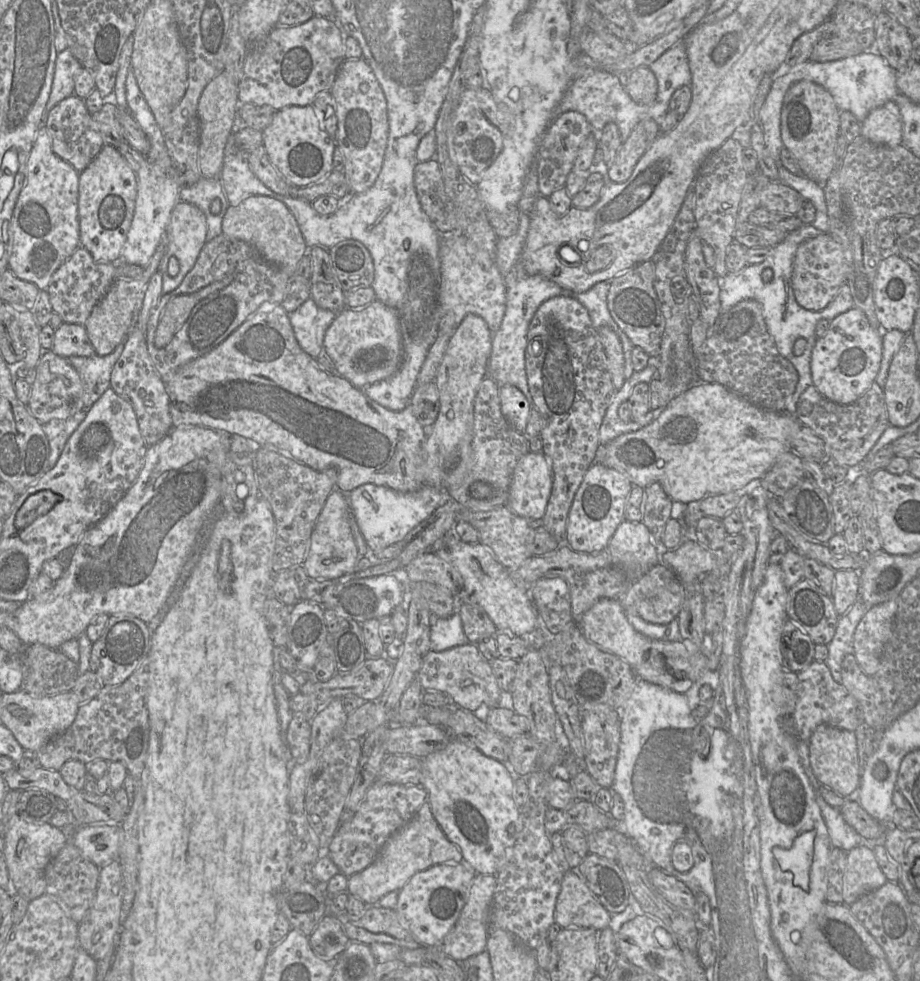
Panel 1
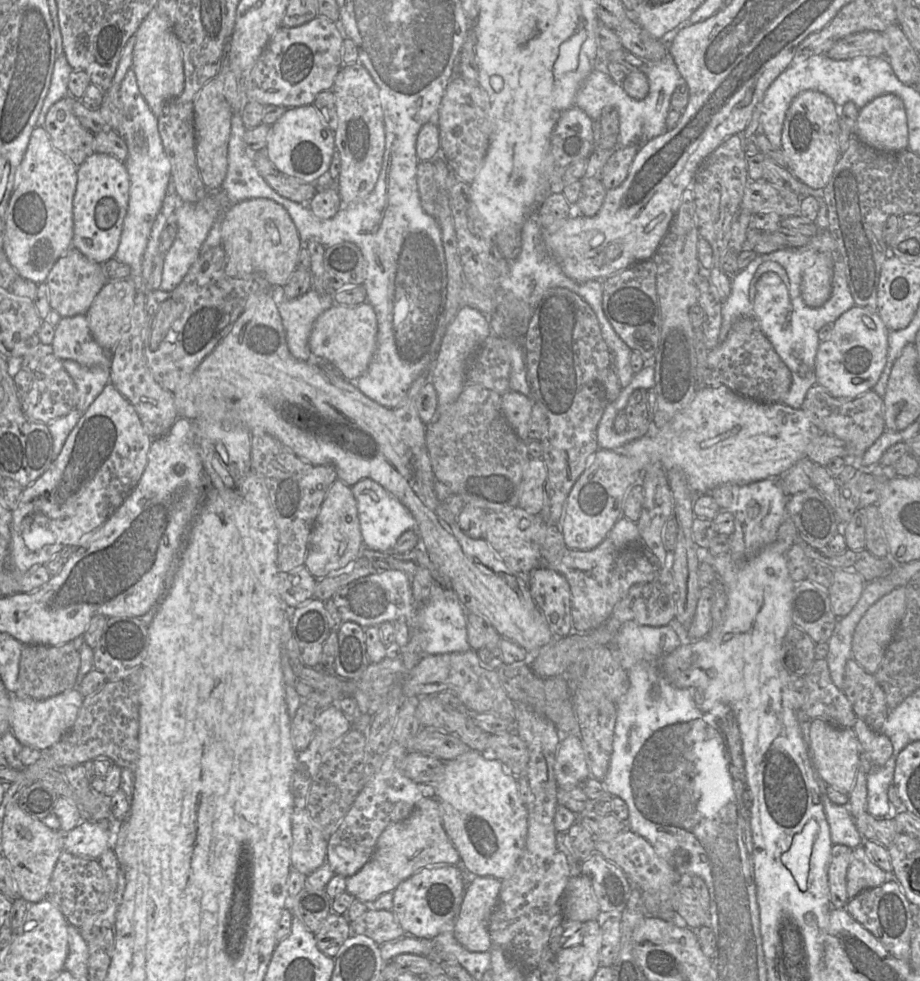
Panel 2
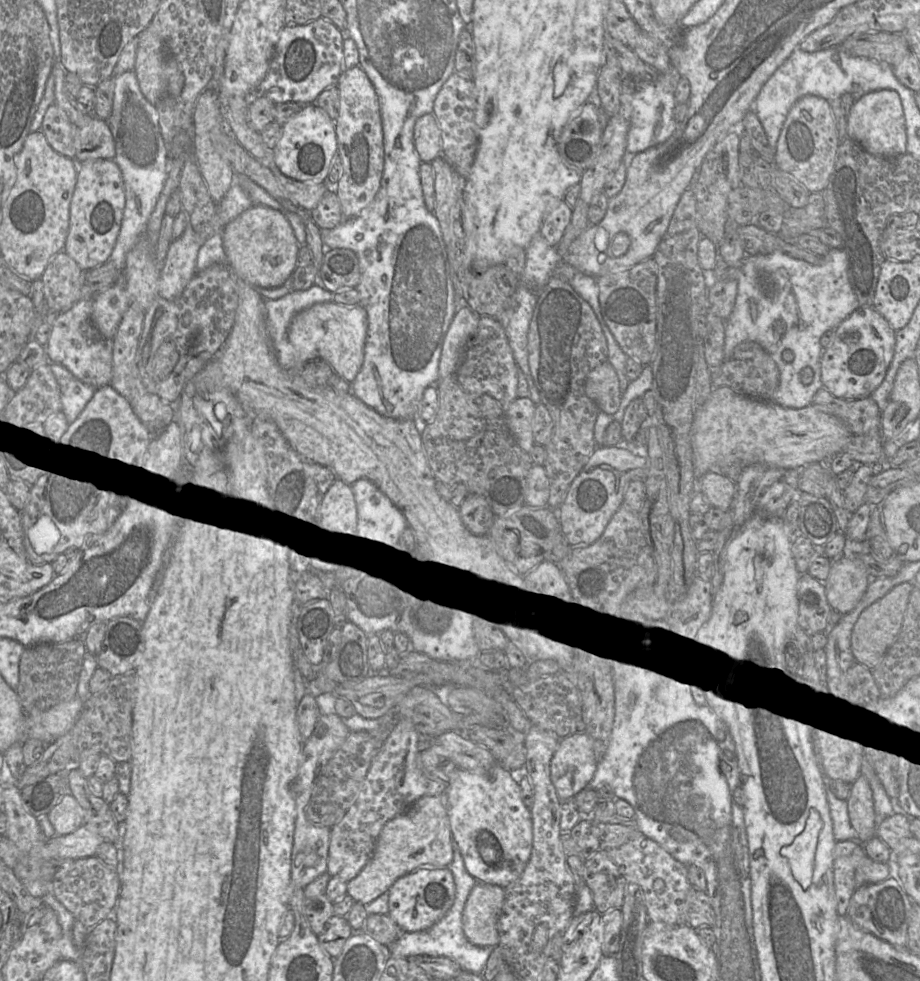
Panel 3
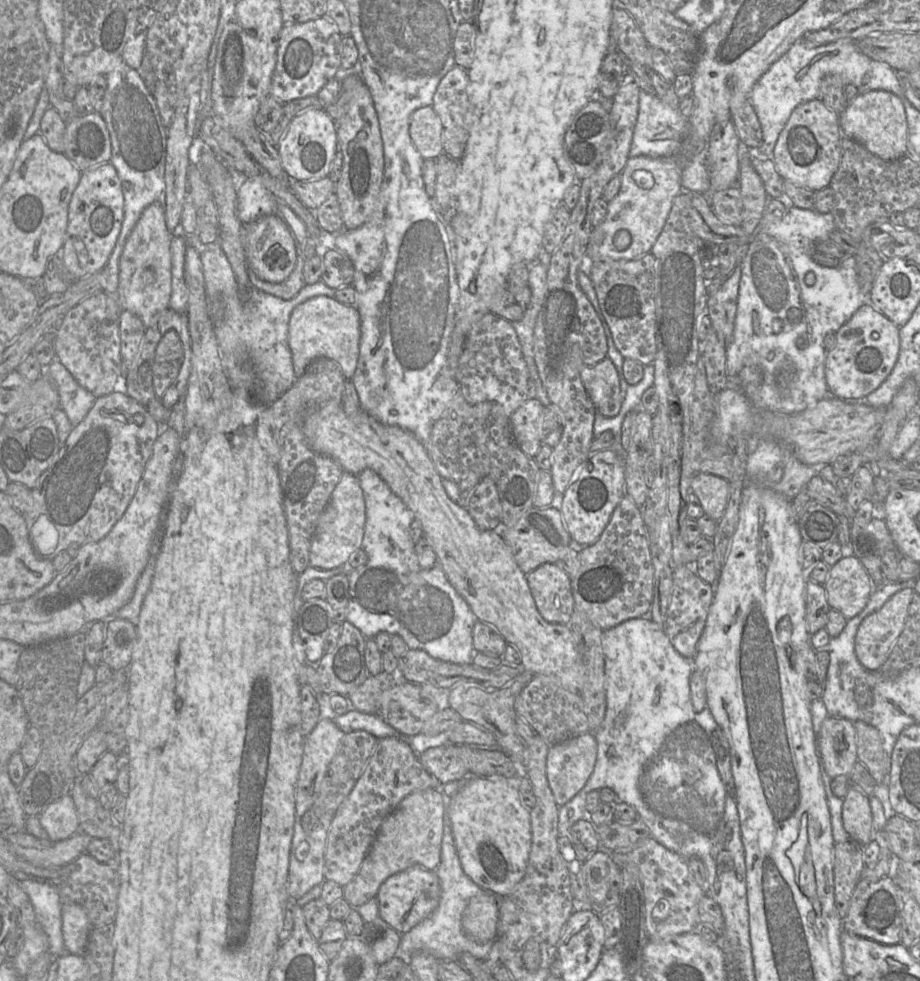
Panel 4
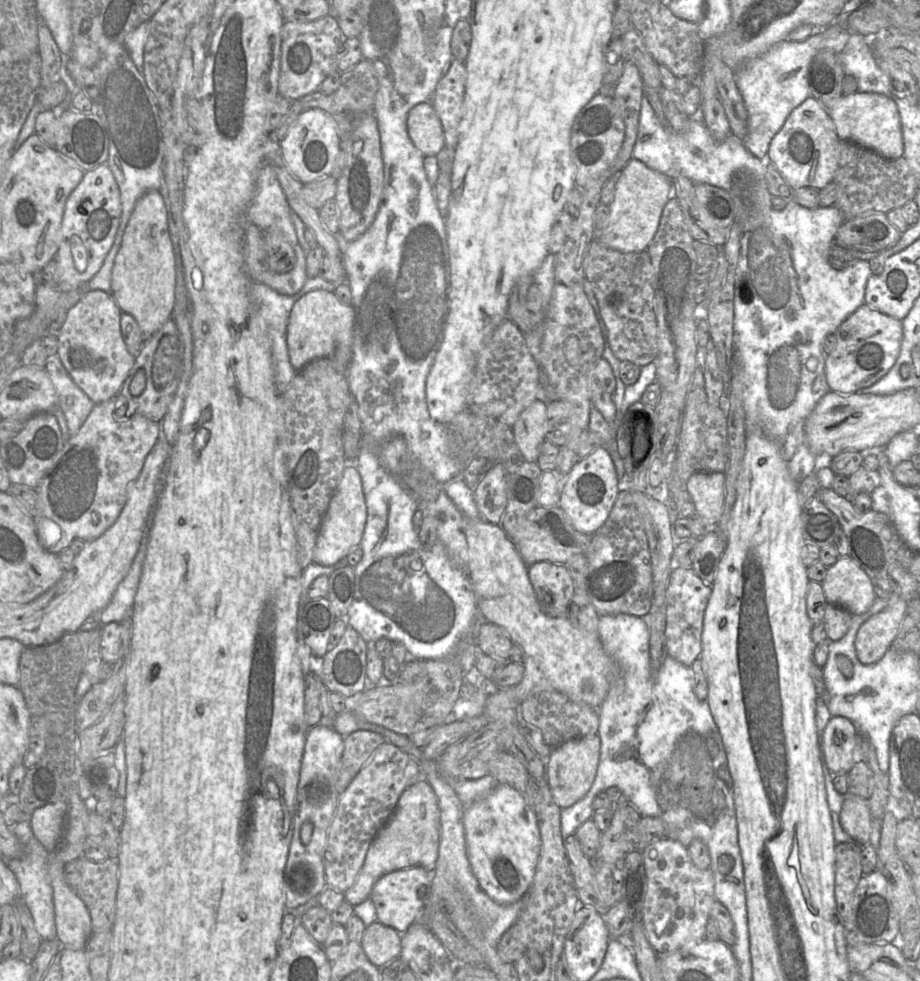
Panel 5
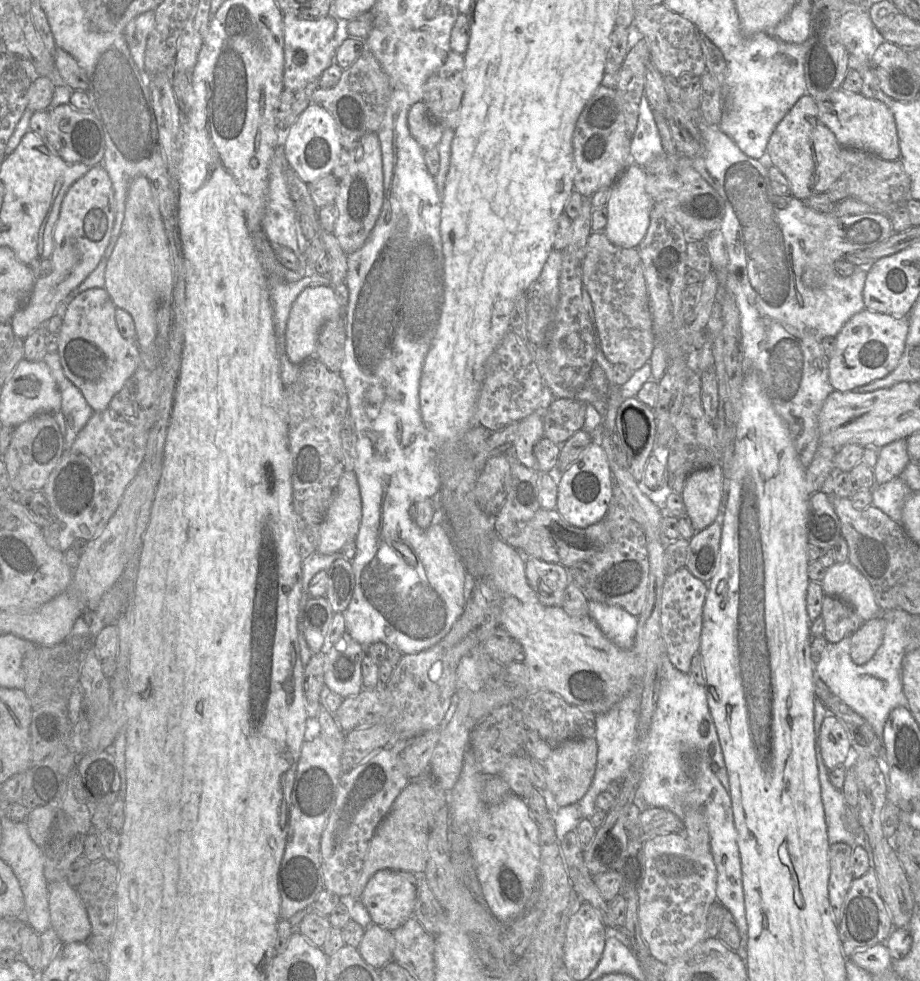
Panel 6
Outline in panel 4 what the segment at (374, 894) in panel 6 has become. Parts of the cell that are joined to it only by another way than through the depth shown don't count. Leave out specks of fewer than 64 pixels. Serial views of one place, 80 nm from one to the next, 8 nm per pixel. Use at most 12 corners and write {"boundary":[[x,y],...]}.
{"boundary":[[435,869],[389,876],[376,895],[379,917],[400,934],[439,903]]}

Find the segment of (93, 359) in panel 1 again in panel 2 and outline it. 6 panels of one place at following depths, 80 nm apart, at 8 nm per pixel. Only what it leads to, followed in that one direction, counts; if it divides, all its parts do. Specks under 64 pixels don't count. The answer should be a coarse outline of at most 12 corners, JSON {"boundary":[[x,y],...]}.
{"boundary":[[62,360],[84,413],[110,382],[110,366]]}

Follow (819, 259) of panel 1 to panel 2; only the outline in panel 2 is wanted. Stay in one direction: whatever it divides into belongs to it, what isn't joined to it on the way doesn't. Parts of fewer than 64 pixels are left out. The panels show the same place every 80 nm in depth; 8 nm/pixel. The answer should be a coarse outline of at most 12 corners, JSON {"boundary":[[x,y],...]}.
{"boundary":[[821,252],[802,276],[800,292],[811,308],[830,297],[834,255]]}

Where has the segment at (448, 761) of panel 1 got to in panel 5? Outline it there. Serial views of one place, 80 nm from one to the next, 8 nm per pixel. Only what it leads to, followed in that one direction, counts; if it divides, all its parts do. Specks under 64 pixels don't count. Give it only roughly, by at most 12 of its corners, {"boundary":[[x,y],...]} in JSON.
{"boundary":[[503,783],[464,805],[467,856],[499,904],[530,889],[535,811]]}

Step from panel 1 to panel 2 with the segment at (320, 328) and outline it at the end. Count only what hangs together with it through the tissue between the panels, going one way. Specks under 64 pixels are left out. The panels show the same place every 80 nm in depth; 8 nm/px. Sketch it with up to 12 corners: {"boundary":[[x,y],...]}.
{"boundary":[[311,288],[277,303],[289,352],[320,363],[308,340],[318,316],[336,304],[332,295]]}

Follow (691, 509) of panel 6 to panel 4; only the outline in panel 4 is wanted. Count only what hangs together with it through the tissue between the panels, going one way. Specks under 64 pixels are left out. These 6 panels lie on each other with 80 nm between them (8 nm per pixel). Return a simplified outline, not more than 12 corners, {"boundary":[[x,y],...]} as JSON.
{"boundary":[[698,473],[690,482],[706,515],[725,511],[729,482]]}

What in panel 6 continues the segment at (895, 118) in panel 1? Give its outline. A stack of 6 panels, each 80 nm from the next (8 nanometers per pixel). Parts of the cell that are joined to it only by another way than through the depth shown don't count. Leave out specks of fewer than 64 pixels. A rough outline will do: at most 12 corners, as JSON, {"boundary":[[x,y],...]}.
{"boundary":[[842,89],[816,103],[842,147],[900,159],[884,103]]}

